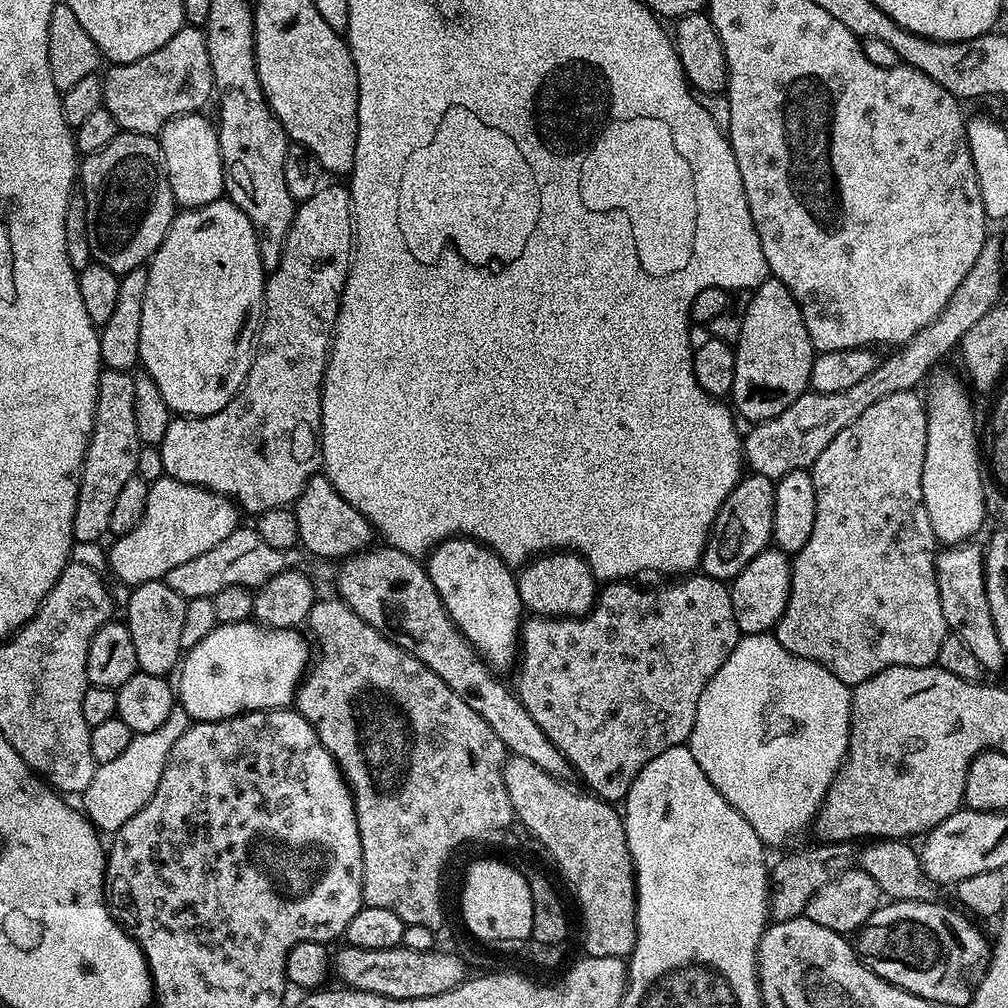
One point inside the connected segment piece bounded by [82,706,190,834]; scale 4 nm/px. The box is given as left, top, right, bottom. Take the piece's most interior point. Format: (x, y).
(120, 788)

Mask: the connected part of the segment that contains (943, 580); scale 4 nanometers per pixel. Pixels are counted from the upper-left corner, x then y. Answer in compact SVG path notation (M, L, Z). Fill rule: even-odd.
M976 542L954 544L937 551L936 577L938 598L942 598L942 614L949 629L974 653L985 673L1000 672L1004 668L1006 654L1002 642L998 642L998 630L990 614L990 602L984 581L984 548Z

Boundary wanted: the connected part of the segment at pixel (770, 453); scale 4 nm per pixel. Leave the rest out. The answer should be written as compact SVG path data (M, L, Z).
M989 238L982 246L982 254L978 254L978 262L970 266L970 274L962 280L962 286L954 292L954 298L946 302L942 314L918 330L918 334L906 345L897 347L888 357L881 359L862 382L850 386L850 390L838 390L838 394L822 394L821 392L803 392L782 414L769 420L762 420L751 425L749 432L743 433L744 462L752 472L762 474L774 482L781 480L786 474L803 468L811 469L812 463L834 442L834 434L842 434L850 422L858 419L858 414L878 402L878 398L886 398L886 394L898 394L898 390L916 390L927 381L930 373L943 356L957 351L959 342L1001 299L1000 291L1004 288L1004 248Z

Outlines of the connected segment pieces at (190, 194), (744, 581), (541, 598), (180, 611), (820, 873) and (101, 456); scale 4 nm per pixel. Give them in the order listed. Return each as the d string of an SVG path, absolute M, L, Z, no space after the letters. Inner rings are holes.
M204 114L175 116L158 134L158 143L172 196L181 209L201 208L225 195L220 134Z
M775 546L764 549L758 558L751 560L731 581L732 605L734 618L738 622L741 633L746 636L771 633L788 605L790 590L792 589L792 560L789 553L781 552Z
M571 550L545 552L523 565L516 576L520 601L538 616L584 616L596 605L598 581L583 556Z
M164 580L137 584L131 592L126 623L130 630L130 638L134 638L134 654L138 654L137 669L146 674L167 677L168 672L177 671L182 660L182 618L186 618L188 601L174 594L174 590L170 590L170 586Z
M827 842L813 843L813 848L802 852L794 852L784 856L770 868L770 880L774 887L770 892L770 916L773 921L789 920L807 913L810 898L826 886L826 882L834 882L838 874L850 870L858 860L858 848L855 843L830 844Z
M104 370L100 373L96 417L92 437L84 452L84 469L80 475L78 502L74 510L72 538L77 545L92 544L110 532L110 514L122 491L122 486L136 475L138 454L142 447L138 426L134 426L134 382L132 372Z

